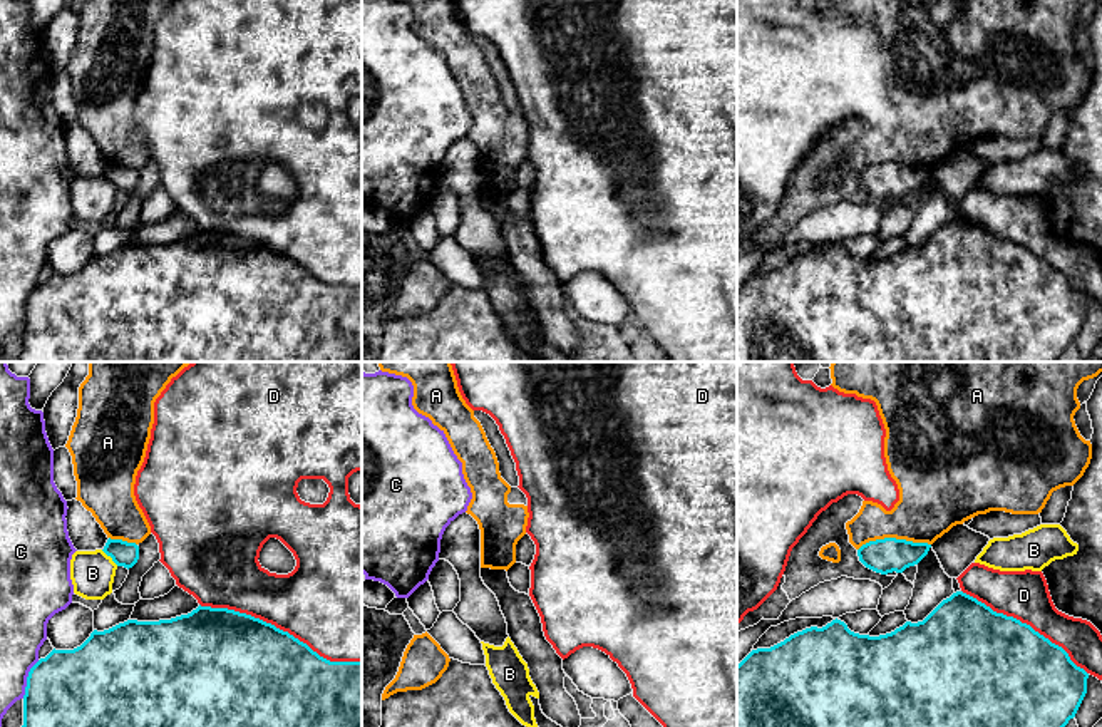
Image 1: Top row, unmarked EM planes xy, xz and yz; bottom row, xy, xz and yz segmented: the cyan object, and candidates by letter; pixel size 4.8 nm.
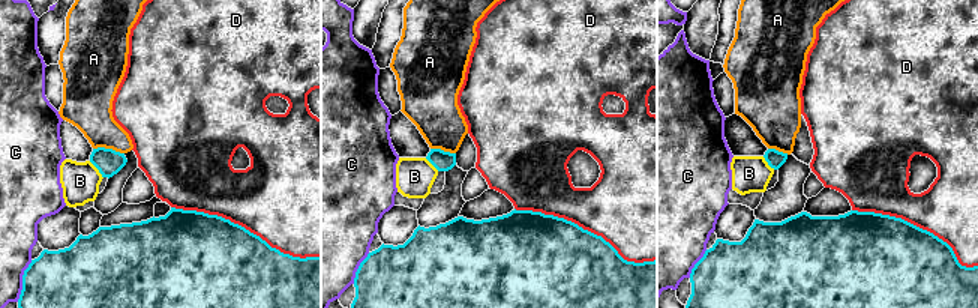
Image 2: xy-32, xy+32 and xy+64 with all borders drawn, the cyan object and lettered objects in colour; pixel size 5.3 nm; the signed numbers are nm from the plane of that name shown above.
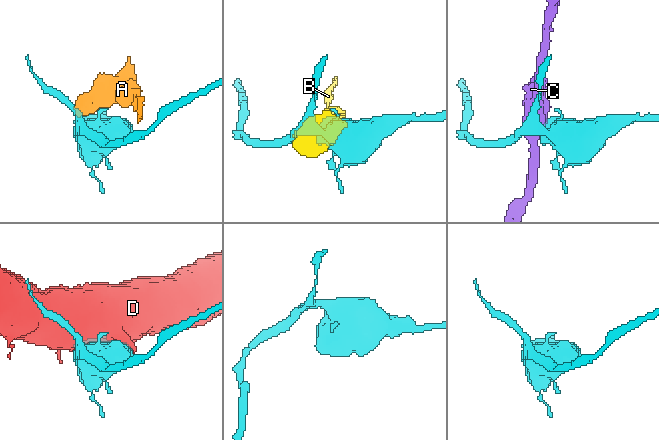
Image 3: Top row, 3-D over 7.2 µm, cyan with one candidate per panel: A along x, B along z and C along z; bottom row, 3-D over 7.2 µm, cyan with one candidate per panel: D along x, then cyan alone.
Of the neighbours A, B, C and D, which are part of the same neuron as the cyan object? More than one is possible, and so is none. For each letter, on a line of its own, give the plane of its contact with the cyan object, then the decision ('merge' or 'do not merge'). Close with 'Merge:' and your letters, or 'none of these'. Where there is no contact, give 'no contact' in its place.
A: meets cyan in yz; do not merge
B: meets cyan in xy; do not merge
C: meets cyan in xy; do not merge
D: meets cyan in xy; do not merge
Merge: none of these

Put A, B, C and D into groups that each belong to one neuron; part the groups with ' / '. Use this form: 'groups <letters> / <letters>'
groups A / B / C / D

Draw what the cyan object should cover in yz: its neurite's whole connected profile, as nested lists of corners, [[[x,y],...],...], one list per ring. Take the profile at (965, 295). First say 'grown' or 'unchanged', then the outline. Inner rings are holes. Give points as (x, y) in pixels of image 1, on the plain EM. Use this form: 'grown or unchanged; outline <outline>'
unchanged; outline [[[956,216],[943,224],[923,246],[906,246],[891,258],[869,261],[832,245],[822,253],[797,256],[770,273],[752,275],[737,290],[737,362],[1053,362],[1075,342],[1085,318],[1089,298],[1069,278],[1013,241],[993,236],[976,223]]]

